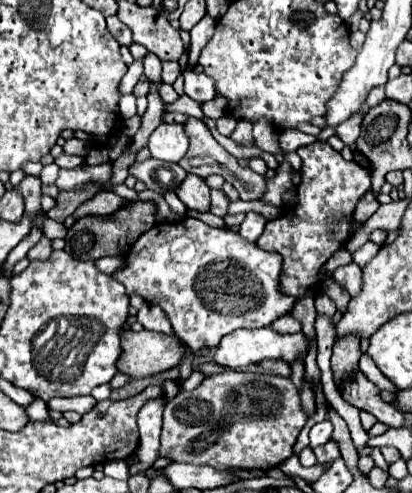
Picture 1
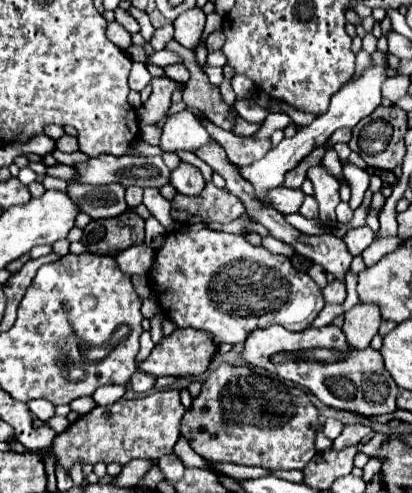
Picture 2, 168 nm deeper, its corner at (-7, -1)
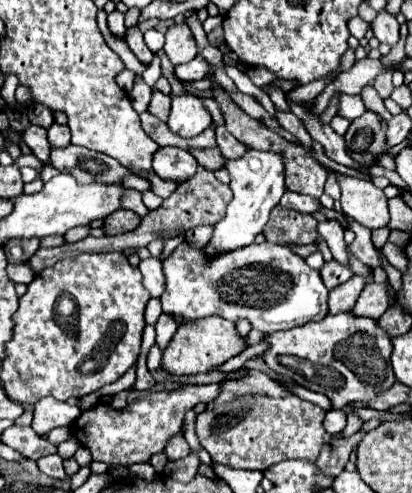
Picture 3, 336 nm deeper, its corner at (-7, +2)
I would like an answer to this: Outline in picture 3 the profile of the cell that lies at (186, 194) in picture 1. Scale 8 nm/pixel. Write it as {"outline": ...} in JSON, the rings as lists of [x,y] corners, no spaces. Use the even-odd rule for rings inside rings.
{"outline":[[[160,147],[152,155],[152,169],[158,177],[170,181],[186,181],[196,173],[198,163],[194,157],[180,147]]]}

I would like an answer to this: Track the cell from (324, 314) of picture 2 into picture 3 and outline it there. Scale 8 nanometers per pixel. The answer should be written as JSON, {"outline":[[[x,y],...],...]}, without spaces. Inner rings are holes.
{"outline":[[[352,275],[346,283],[332,289],[330,297],[328,297],[330,315],[336,315],[340,311],[350,311],[354,307],[354,303],[356,303],[362,289],[364,289],[364,279],[358,277],[358,275]]]}

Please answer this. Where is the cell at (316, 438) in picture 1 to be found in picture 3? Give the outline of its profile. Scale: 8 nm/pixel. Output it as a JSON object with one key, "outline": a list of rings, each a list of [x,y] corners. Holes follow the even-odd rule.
{"outline":[[[344,409],[326,411],[324,429],[326,429],[330,435],[340,435],[344,427],[346,427],[346,411],[344,411]]]}

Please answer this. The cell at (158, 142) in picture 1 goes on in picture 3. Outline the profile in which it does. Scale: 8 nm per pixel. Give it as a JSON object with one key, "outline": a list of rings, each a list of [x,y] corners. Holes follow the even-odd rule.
{"outline":[[[184,93],[184,95],[172,97],[172,111],[170,111],[168,127],[176,135],[180,135],[180,137],[196,137],[210,123],[212,123],[212,117],[210,117],[208,109],[204,107],[200,95]]]}

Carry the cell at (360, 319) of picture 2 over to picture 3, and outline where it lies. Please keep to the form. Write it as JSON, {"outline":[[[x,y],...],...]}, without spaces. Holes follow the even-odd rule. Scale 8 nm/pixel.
{"outline":[[[374,281],[374,283],[366,285],[352,309],[352,315],[380,319],[380,315],[388,309],[388,291],[390,291],[388,283]]]}

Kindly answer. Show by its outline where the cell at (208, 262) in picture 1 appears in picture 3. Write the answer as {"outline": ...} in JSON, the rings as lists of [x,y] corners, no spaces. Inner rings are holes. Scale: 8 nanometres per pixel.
{"outline":[[[180,243],[176,251],[164,261],[164,277],[166,277],[166,289],[160,297],[162,311],[168,315],[182,315],[184,319],[202,319],[210,315],[220,315],[228,321],[248,319],[254,329],[260,329],[262,333],[274,333],[282,329],[292,329],[306,325],[308,321],[320,321],[328,315],[328,289],[322,283],[322,277],[316,269],[310,269],[308,263],[290,251],[284,245],[276,243],[252,243],[244,249],[236,249],[236,253],[228,253],[216,261],[208,261],[204,257],[204,249],[194,249],[188,243]]]}

